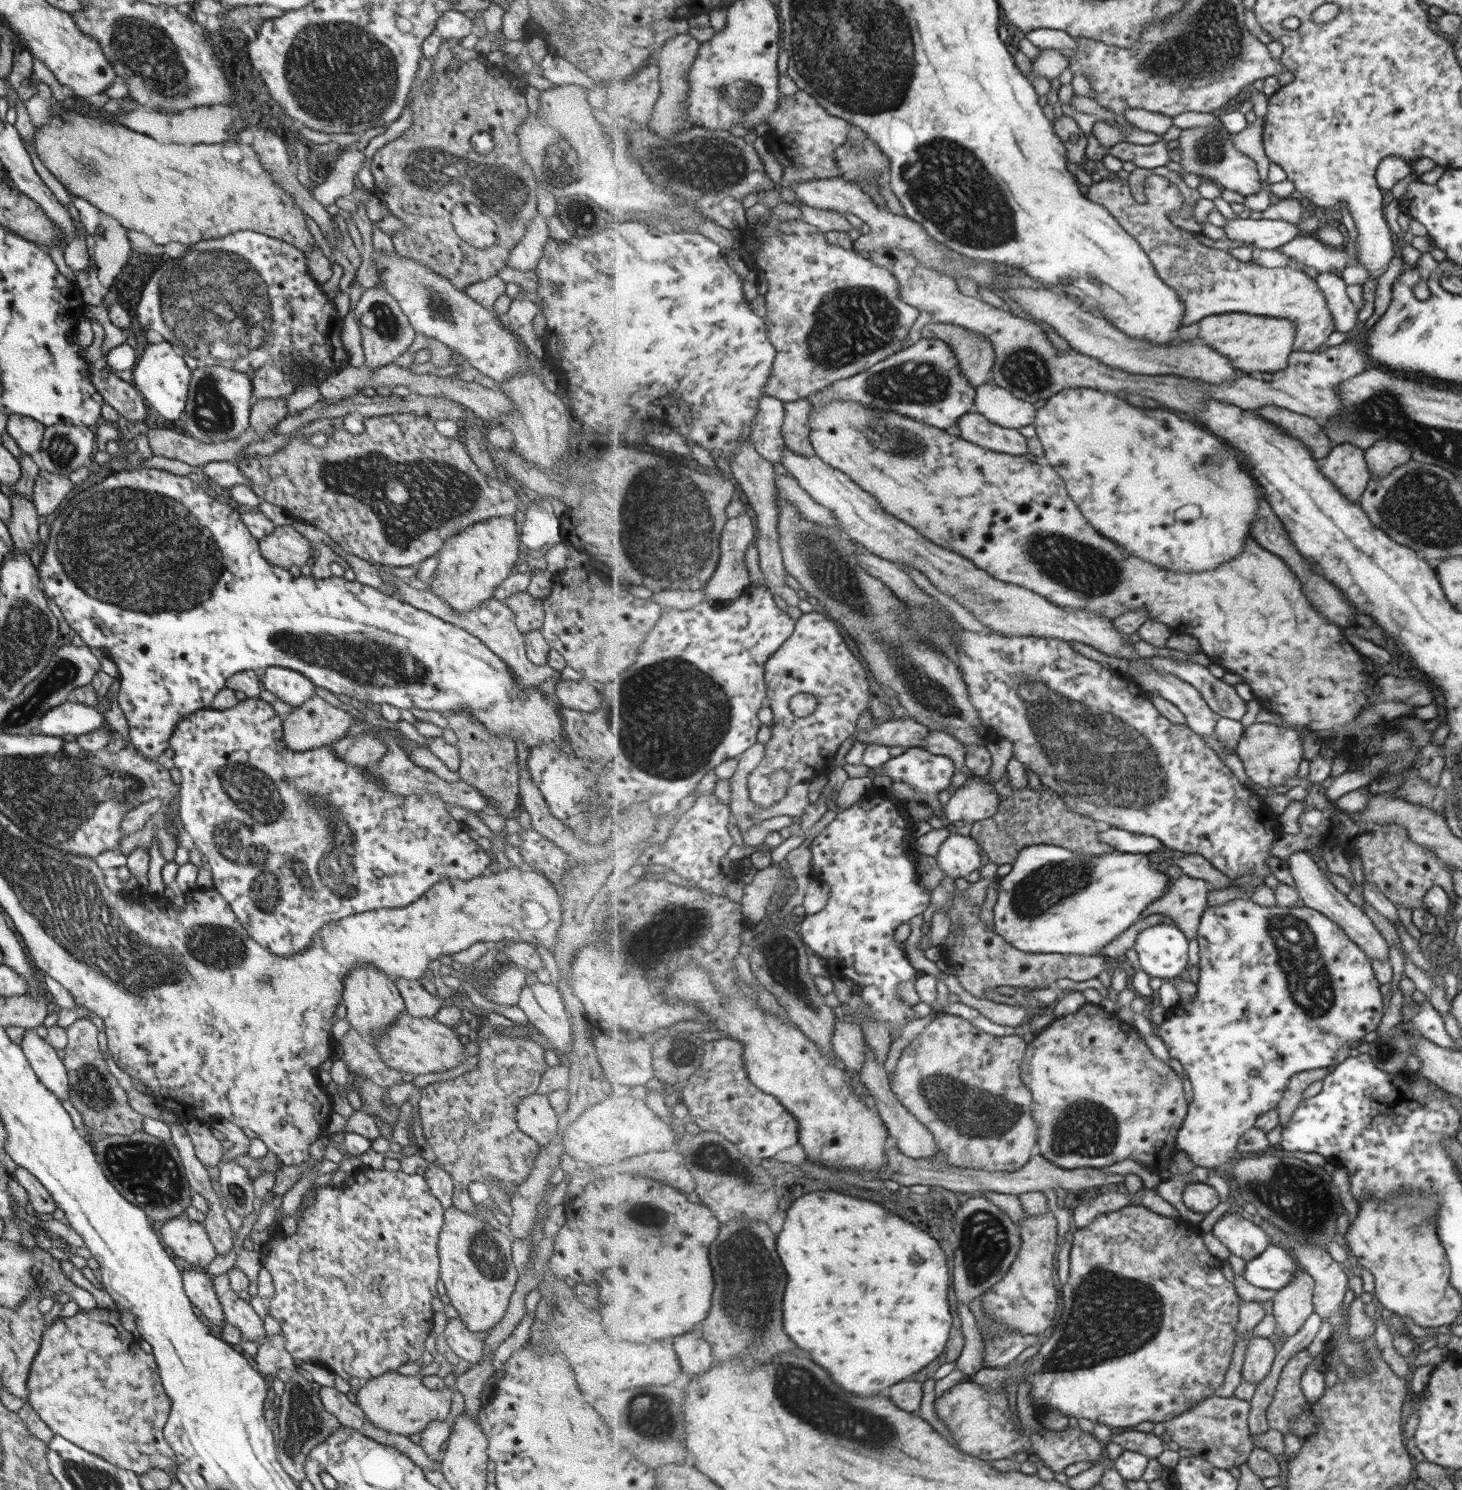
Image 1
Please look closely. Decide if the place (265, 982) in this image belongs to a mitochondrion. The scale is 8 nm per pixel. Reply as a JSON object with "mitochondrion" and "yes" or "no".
{"mitochondrion":"yes"}

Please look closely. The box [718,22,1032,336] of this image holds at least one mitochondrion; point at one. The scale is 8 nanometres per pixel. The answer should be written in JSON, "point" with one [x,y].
{"point":[942,182]}

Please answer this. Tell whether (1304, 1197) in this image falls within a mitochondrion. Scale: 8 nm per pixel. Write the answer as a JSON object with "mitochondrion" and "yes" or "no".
{"mitochondrion":"yes"}

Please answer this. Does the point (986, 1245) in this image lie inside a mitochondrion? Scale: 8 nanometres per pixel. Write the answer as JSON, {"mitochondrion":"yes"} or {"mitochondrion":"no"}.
{"mitochondrion":"yes"}

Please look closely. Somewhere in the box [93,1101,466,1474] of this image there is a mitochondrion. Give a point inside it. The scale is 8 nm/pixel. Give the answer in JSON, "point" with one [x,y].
{"point":[147,1171]}

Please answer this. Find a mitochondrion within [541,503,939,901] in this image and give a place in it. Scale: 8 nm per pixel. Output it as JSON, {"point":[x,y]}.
{"point":[676,714]}

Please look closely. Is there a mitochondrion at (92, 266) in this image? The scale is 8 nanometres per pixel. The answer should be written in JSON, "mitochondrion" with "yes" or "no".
{"mitochondrion":"no"}

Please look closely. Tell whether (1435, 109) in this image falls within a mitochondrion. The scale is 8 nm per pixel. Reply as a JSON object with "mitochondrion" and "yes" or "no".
{"mitochondrion":"no"}

